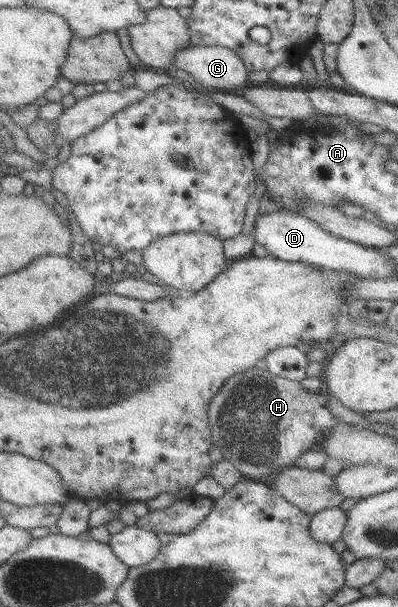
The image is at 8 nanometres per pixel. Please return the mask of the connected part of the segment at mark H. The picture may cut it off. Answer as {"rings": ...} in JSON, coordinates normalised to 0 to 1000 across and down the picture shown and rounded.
{"rings":[[[643,606],[626,608],[578,623],[528,667],[525,694],[538,733],[560,748],[560,756],[583,763],[611,786],[663,792],[701,776],[739,769],[739,763],[749,763],[759,750],[802,738],[819,717],[859,697],[834,684],[827,667],[824,652],[774,644],[759,629],[698,621],[683,613]]]}

